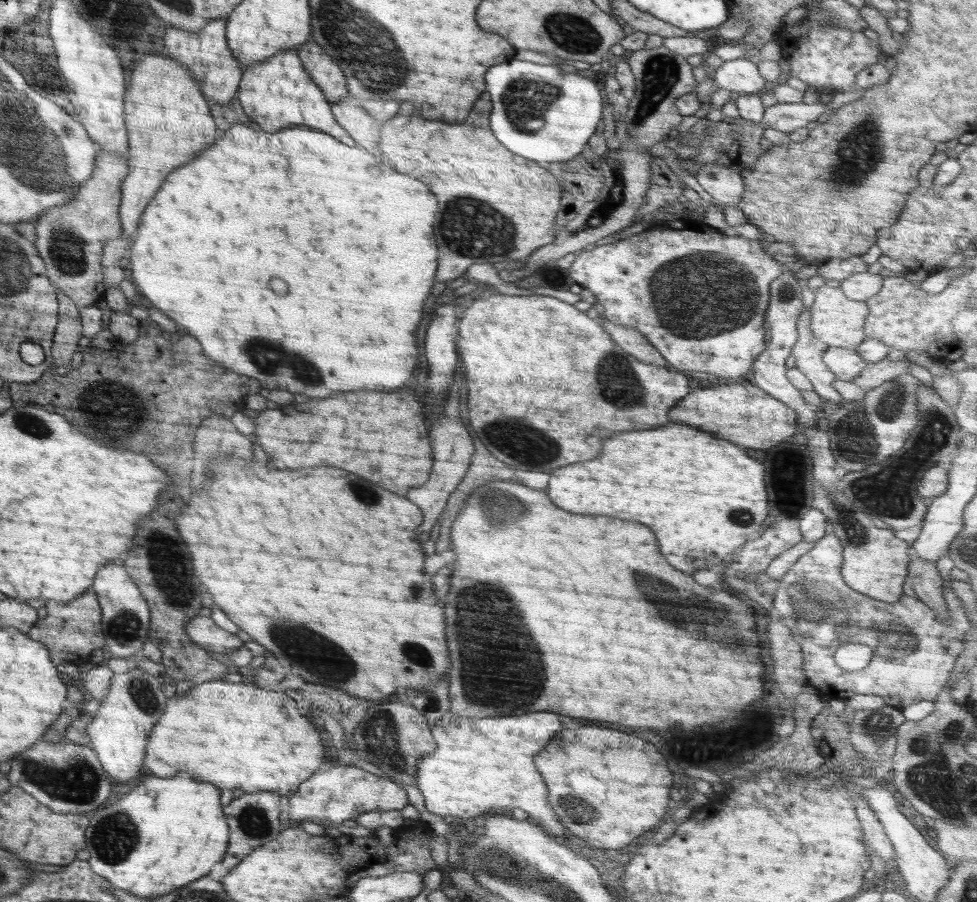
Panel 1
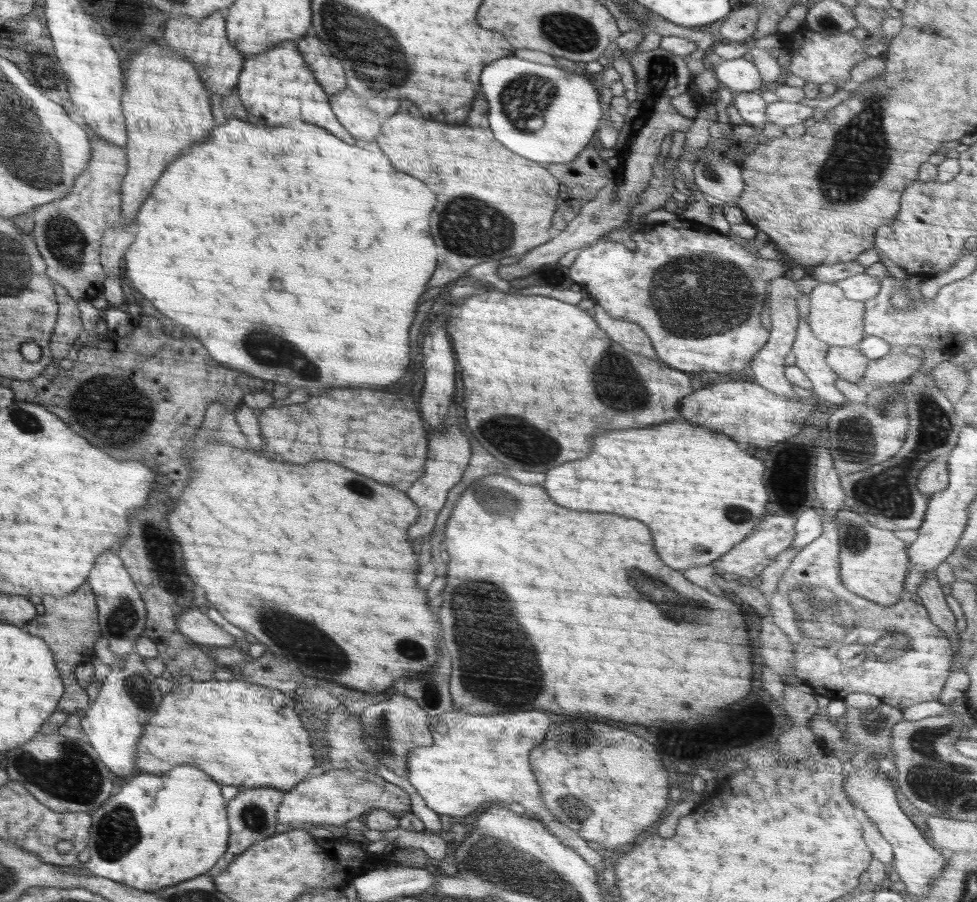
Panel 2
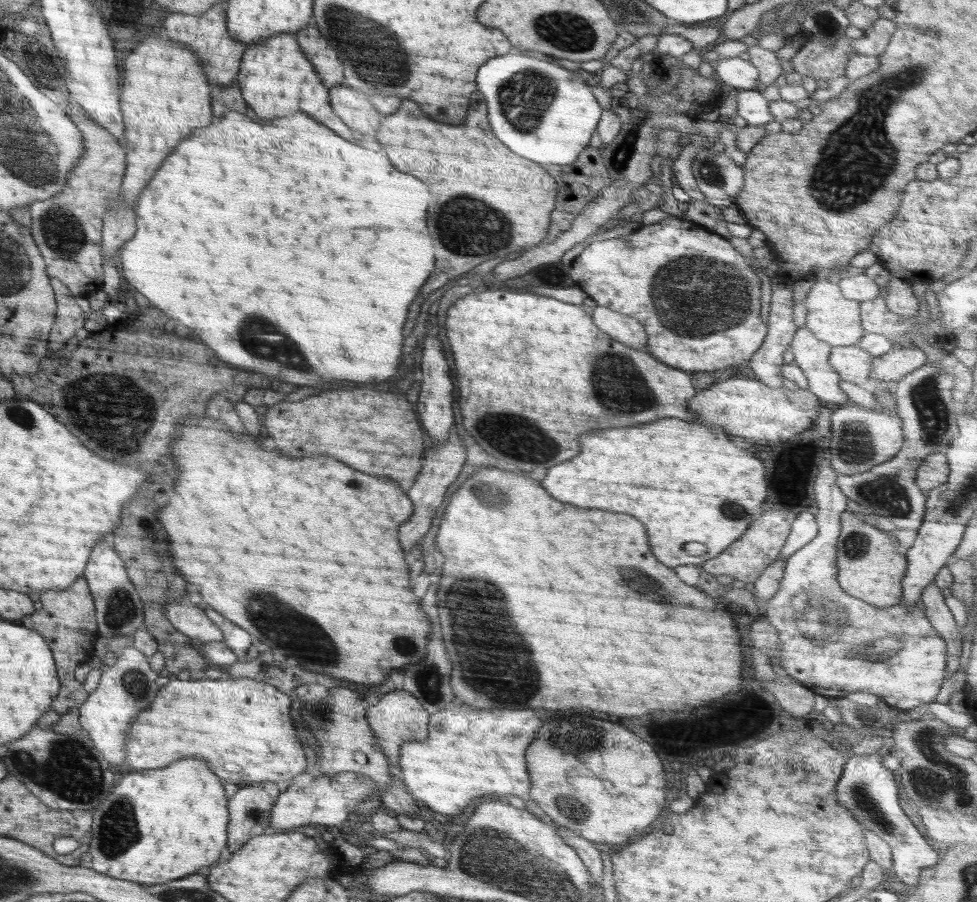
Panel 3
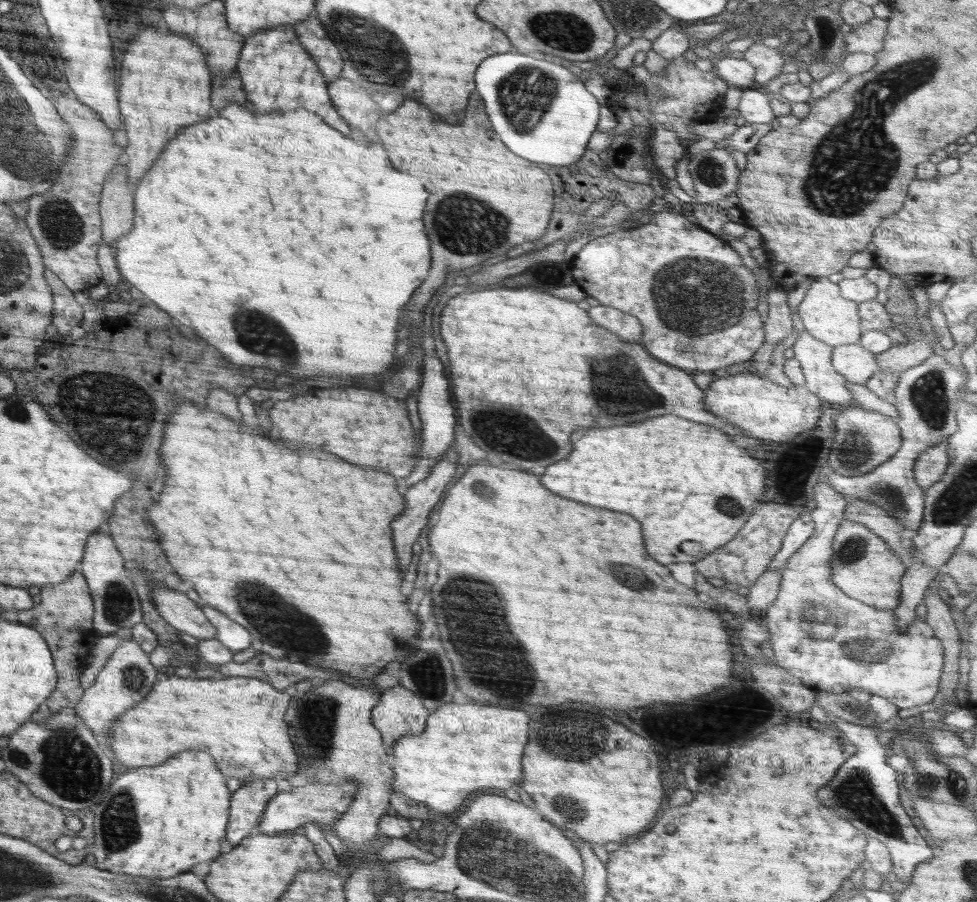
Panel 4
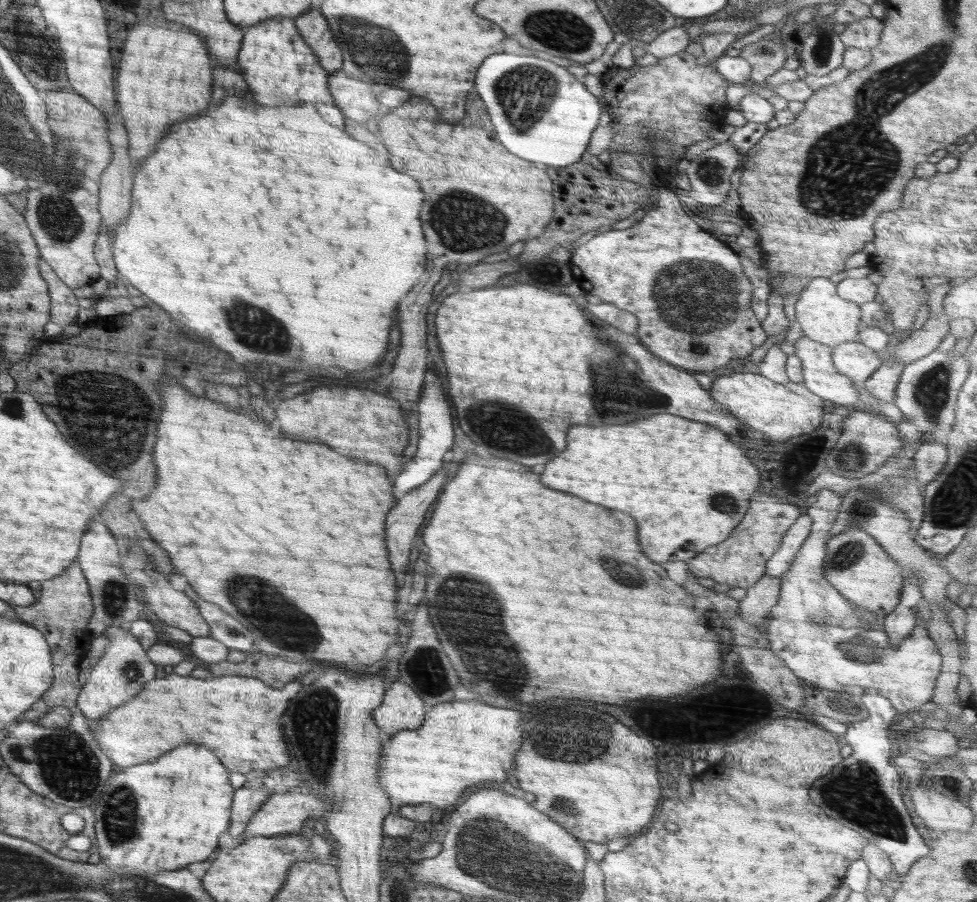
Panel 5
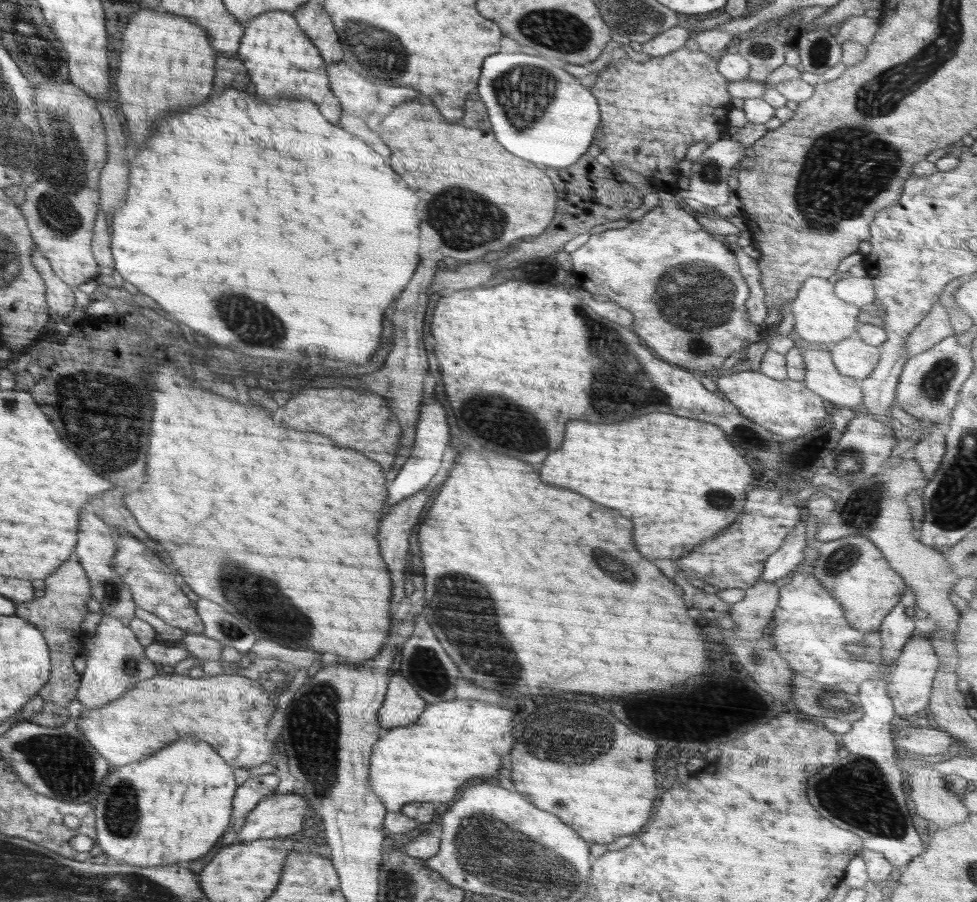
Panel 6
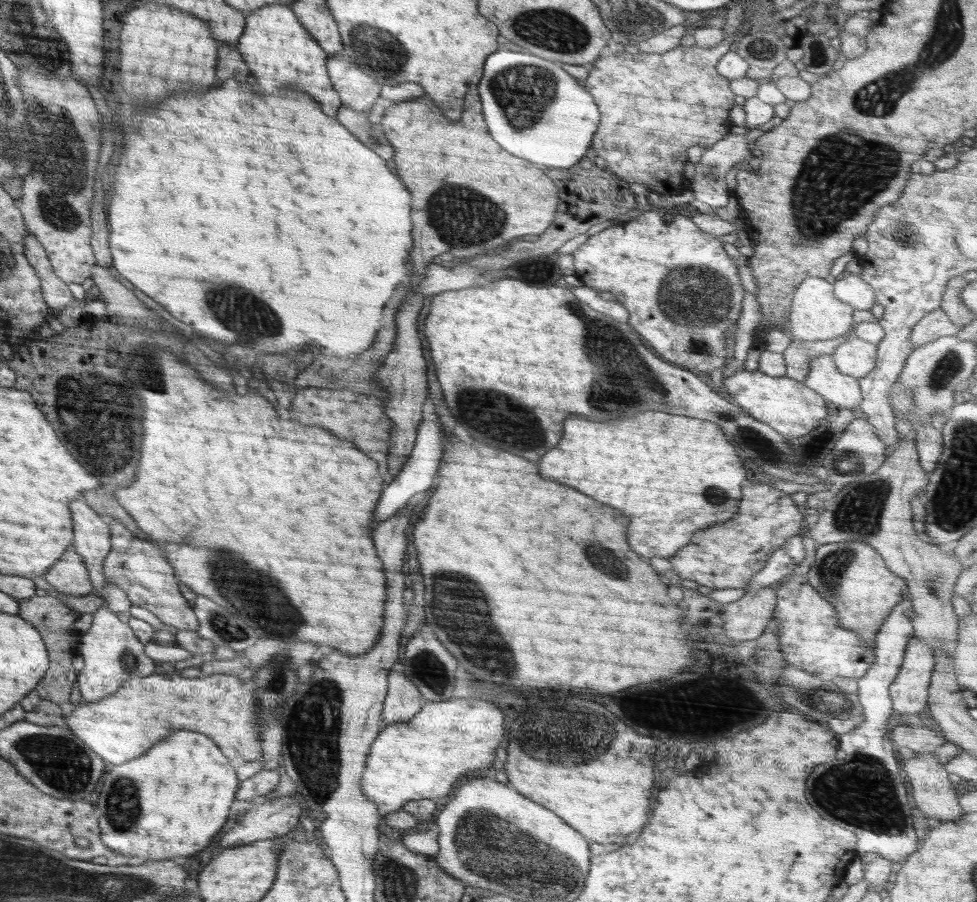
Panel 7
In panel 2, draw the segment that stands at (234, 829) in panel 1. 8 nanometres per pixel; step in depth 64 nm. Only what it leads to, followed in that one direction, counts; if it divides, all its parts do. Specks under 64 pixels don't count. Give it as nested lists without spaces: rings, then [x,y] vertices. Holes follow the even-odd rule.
[[[262,786],[260,788],[240,789],[235,798],[230,800],[227,805],[227,819],[229,822],[230,836],[228,841],[228,850],[226,854],[218,860],[218,864],[208,872],[208,876],[218,876],[222,874],[222,870],[226,870],[226,866],[242,852],[246,852],[254,842],[258,840],[266,840],[274,836],[276,826],[278,826],[276,813],[278,807],[282,803],[283,792],[272,788],[271,786]]]

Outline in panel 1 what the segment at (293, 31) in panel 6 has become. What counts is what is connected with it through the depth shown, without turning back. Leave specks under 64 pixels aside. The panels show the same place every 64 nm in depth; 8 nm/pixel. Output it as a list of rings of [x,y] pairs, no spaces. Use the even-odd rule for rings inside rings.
[[[289,48],[282,52],[277,52],[266,60],[244,68],[244,76],[241,76],[240,90],[236,96],[240,100],[246,116],[258,124],[258,128],[266,132],[274,130],[284,130],[288,126],[310,126],[318,128],[340,142],[346,142],[348,146],[356,146],[352,137],[340,126],[336,124],[333,112],[330,112],[330,104],[324,100],[324,94],[320,92],[320,87],[316,86],[302,66],[302,60],[298,56],[297,49]]]

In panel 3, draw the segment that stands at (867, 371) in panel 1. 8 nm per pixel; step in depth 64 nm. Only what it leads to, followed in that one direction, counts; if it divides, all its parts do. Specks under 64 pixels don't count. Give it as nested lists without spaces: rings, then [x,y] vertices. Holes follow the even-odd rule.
[[[895,346],[882,356],[874,357],[869,378],[896,383],[925,364],[926,353],[919,347]]]

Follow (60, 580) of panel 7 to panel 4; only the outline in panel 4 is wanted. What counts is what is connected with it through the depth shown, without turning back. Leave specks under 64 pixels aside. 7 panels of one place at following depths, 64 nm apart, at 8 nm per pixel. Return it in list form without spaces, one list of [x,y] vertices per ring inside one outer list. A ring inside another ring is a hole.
[[[74,572],[64,584],[44,586],[42,592],[44,594],[40,594],[40,604],[34,605],[30,610],[21,610],[14,618],[18,623],[25,623],[41,634],[46,634],[45,641],[50,642],[49,650],[54,650],[53,662],[57,665],[58,686],[46,701],[54,713],[75,707],[84,696],[86,686],[82,686],[82,668],[88,666],[100,635],[94,626],[97,607],[94,606],[93,593],[89,590],[88,579],[80,572]]]

